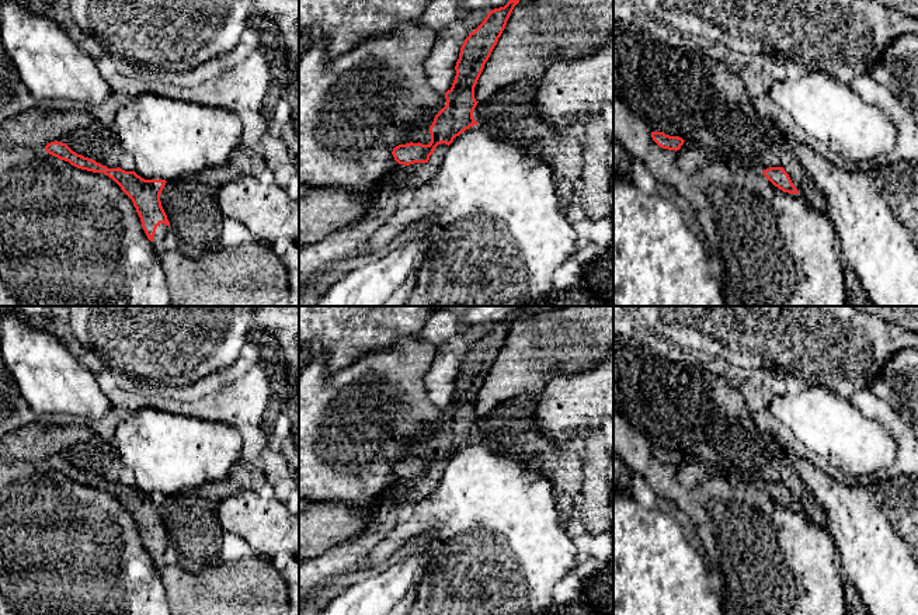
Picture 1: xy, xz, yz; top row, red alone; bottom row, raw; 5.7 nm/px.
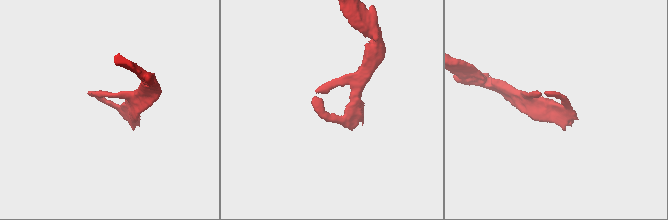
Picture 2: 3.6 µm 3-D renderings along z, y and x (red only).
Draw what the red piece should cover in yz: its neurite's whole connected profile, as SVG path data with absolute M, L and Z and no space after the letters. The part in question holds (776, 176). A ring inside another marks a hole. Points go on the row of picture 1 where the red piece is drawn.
M769 167L762 171L764 176L779 190L789 194L799 194L797 188L793 185L789 174L783 167Z

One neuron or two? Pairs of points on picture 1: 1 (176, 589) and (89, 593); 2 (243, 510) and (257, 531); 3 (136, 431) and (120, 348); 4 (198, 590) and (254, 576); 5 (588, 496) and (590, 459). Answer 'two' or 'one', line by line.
1: two
2: one
3: two
4: one
5: one

